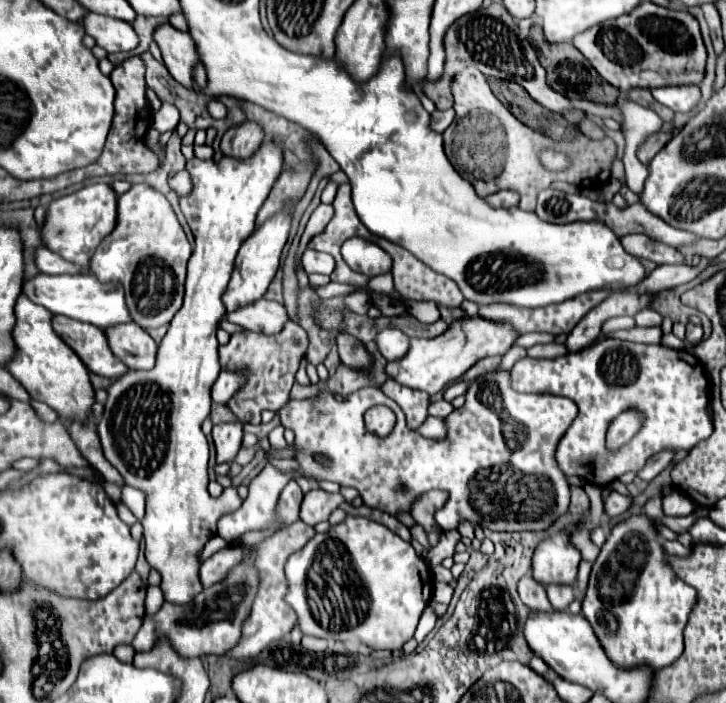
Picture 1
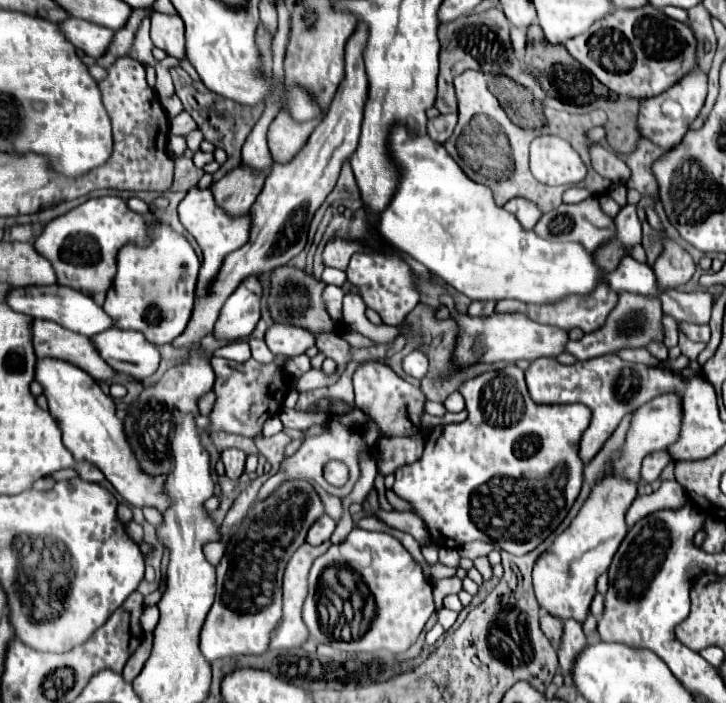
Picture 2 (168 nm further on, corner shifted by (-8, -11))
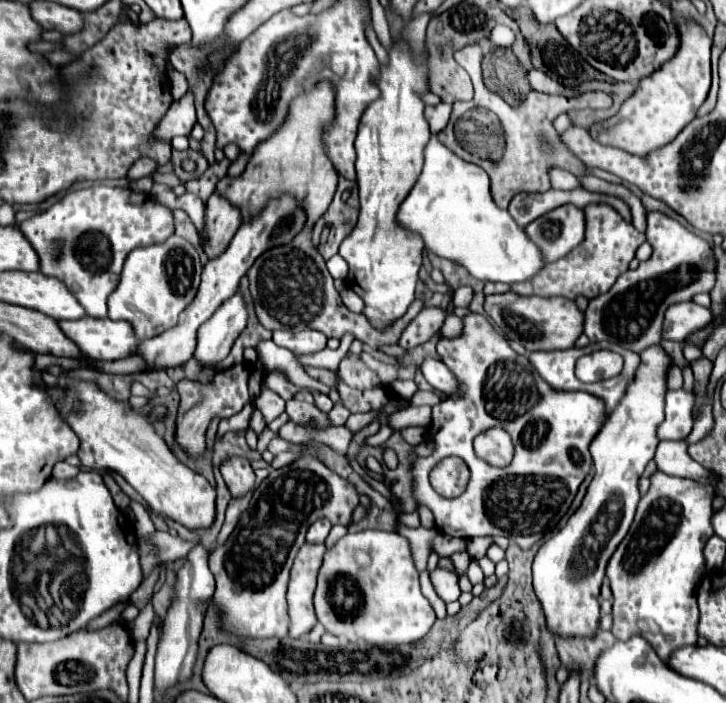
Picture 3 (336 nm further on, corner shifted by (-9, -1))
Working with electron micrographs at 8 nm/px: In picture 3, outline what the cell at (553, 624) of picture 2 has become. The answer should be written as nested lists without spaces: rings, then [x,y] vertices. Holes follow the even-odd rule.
[[[597,631],[595,637],[561,637],[555,635],[555,647],[559,651],[561,663],[569,669],[571,665],[581,665],[591,673],[595,657],[607,647],[613,645],[615,637],[611,631]]]

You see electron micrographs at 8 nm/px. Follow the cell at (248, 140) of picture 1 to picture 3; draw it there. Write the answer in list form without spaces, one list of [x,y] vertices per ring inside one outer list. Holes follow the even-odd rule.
[[[213,191],[213,195],[207,199],[207,241],[211,241],[211,245],[203,243],[209,259],[215,257],[215,253],[219,253],[219,249],[223,249],[227,241],[231,241],[235,229],[239,229],[241,223],[241,209],[231,205],[217,191]]]

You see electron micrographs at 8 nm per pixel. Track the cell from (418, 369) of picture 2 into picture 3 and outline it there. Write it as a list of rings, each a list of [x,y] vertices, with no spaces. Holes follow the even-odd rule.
[[[425,357],[421,363],[421,371],[425,375],[425,379],[439,391],[443,391],[445,395],[451,395],[457,391],[457,381],[455,377],[449,373],[449,369],[443,365],[441,359],[433,359],[433,357]]]

